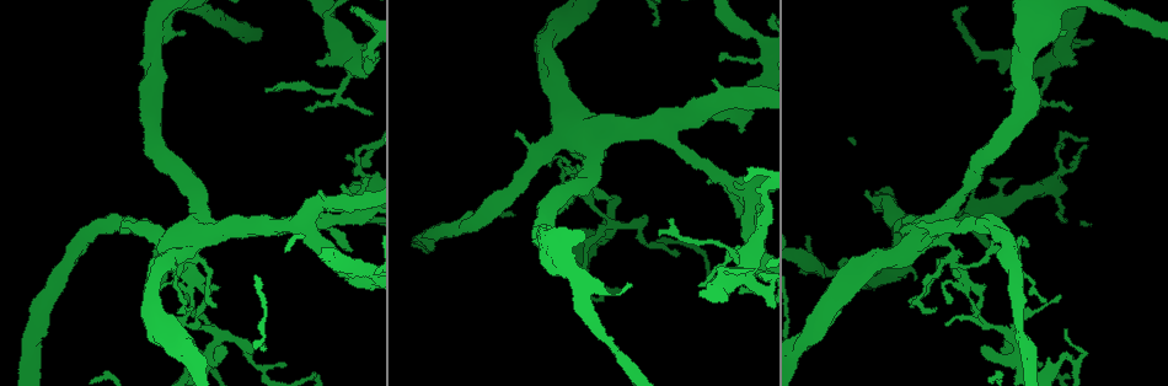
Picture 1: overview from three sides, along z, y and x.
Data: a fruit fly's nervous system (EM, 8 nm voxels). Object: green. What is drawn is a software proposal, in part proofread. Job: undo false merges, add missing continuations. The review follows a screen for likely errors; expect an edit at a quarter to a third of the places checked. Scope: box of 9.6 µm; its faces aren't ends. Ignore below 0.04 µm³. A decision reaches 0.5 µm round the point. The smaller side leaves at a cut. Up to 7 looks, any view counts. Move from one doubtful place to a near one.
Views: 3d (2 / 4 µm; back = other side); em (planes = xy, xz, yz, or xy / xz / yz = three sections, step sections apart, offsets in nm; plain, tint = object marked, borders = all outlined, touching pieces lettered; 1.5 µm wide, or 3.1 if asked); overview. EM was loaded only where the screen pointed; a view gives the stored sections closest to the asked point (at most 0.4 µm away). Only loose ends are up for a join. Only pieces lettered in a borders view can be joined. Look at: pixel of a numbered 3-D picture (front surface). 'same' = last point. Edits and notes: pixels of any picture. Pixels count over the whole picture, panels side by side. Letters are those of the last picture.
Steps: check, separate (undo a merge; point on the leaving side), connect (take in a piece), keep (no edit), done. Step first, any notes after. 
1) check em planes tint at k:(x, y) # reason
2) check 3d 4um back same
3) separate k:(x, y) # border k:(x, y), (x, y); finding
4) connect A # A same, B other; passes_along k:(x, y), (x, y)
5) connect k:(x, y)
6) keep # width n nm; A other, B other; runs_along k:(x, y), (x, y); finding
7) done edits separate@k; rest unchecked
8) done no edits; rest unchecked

check 3d 4um back at 1:(957, 265) # sudden change in width

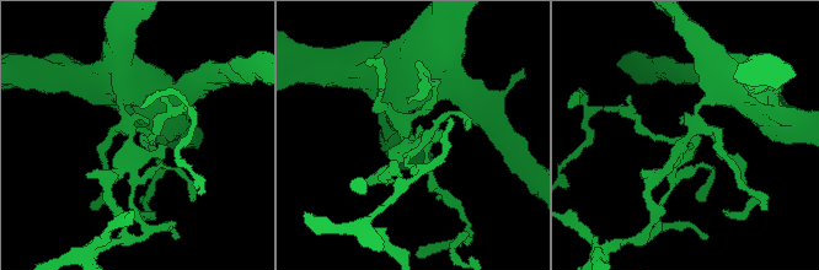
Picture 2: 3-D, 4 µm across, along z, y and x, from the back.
check em xy step 4 borders at 2:(406, 136)

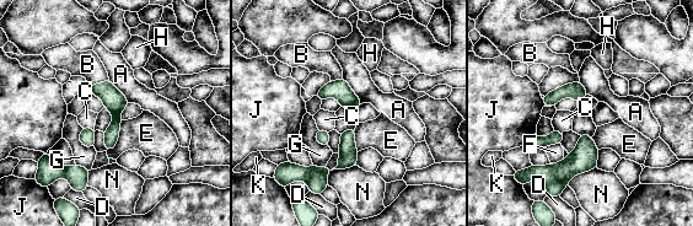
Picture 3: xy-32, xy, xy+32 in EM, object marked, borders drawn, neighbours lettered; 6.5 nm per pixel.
separate 3:(554, 188) # width 90 nm; A other, B other, C other, D other, E other, F other, G other, H other, J other, K other, N other; border 3:(546, 183), (560, 181), (565, 186); two neurons meet here

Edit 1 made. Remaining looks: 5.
check overview # redraw

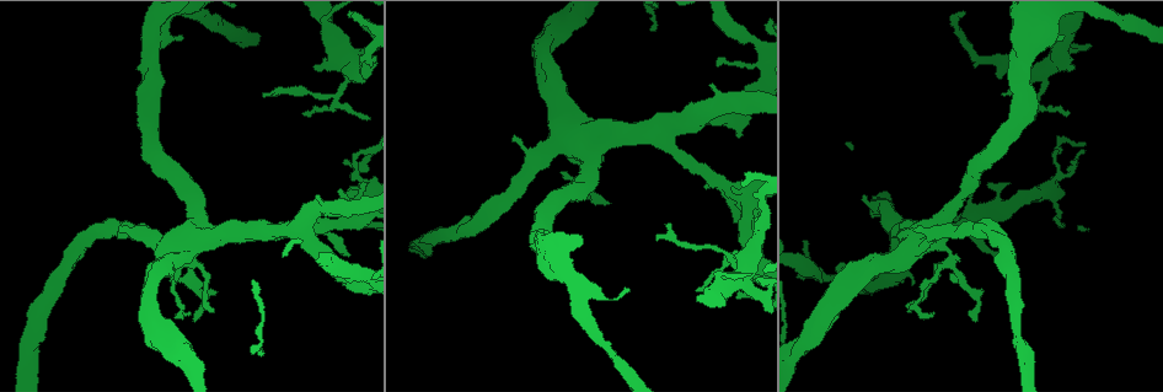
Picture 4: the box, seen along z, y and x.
check em planes borders at 4:(302, 115) # thin end

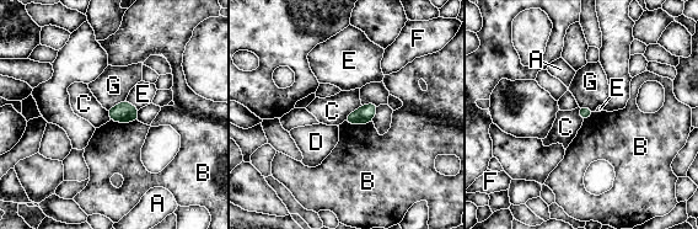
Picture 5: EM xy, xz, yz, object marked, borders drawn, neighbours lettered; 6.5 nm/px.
keep # A other, B other, C other, D other, E other, F other, G other; no lettered piece goes on from it

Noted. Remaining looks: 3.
done edits separate@3; rest unchecked

